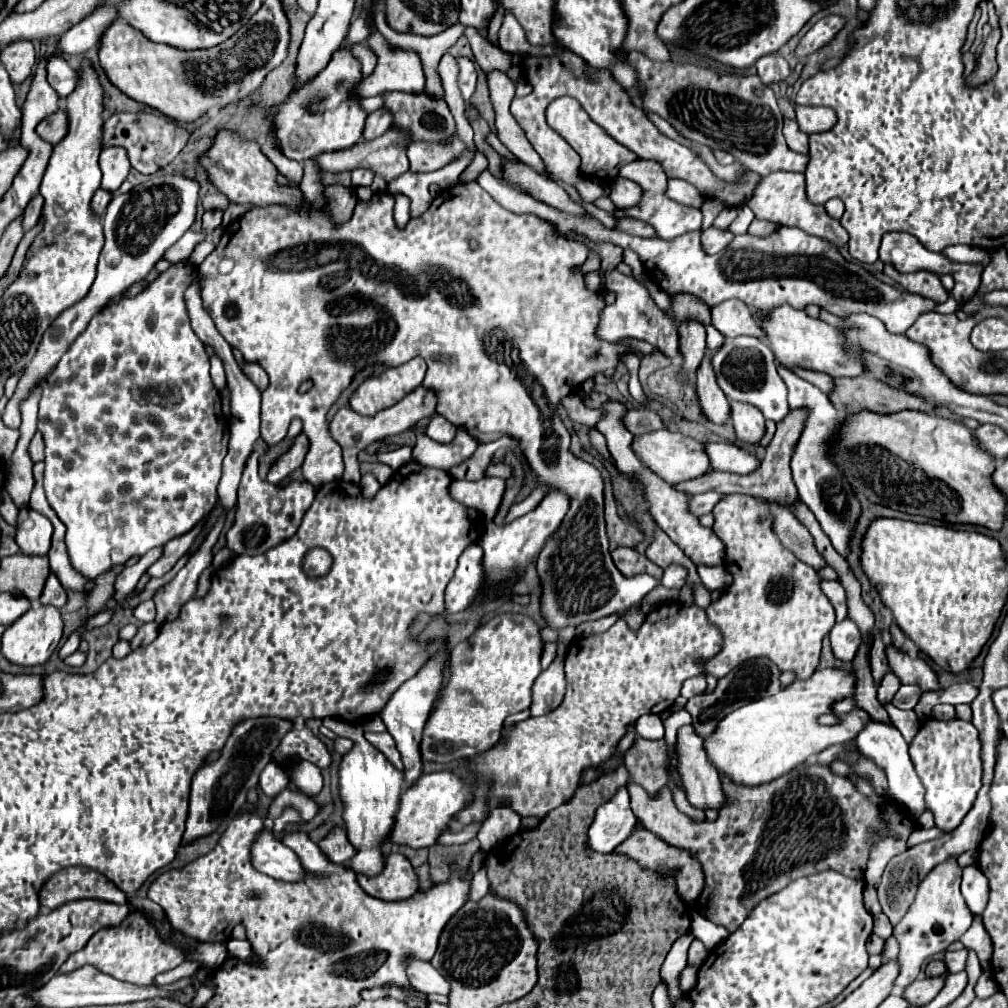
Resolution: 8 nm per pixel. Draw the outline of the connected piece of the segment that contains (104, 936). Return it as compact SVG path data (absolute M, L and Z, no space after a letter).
M132 909L120 925L106 927L106 929L94 933L90 937L90 941L86 943L86 947L82 951L70 955L70 959L60 967L58 973L70 973L70 971L76 971L78 967L94 965L98 971L102 971L114 979L134 983L134 985L154 985L154 977L158 973L178 967L184 961L184 957L186 957L186 953L180 947L166 943L158 935L156 925L148 919L148 915L144 911Z

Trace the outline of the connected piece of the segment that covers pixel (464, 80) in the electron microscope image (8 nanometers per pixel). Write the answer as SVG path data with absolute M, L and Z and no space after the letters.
M456 57L458 61L458 87L462 91L462 97L470 101L470 95L476 87L476 67L468 57Z

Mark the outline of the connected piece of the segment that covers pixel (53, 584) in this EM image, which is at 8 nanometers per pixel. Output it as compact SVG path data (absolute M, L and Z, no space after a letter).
M50 573L46 579L40 603L48 603L48 605L54 605L58 609L66 603L66 589L62 587L62 583L58 581L58 577L54 573Z

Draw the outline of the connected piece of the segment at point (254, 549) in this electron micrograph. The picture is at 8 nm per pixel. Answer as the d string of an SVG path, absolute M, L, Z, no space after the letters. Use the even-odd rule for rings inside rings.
M254 451L250 455L250 459L246 461L246 471L242 473L242 483L240 483L240 489L238 489L236 521L234 521L232 529L226 533L226 547L236 551L238 555L264 553L270 547L276 547L282 541L290 539L296 533L304 513L308 511L308 507L312 505L314 495L316 495L316 489L306 481L292 481L290 485L286 485L286 489L270 485L268 481L260 481L258 459L259 453ZM274 497L280 499L280 503L282 503L280 511L276 511L276 513L270 511L270 501Z

